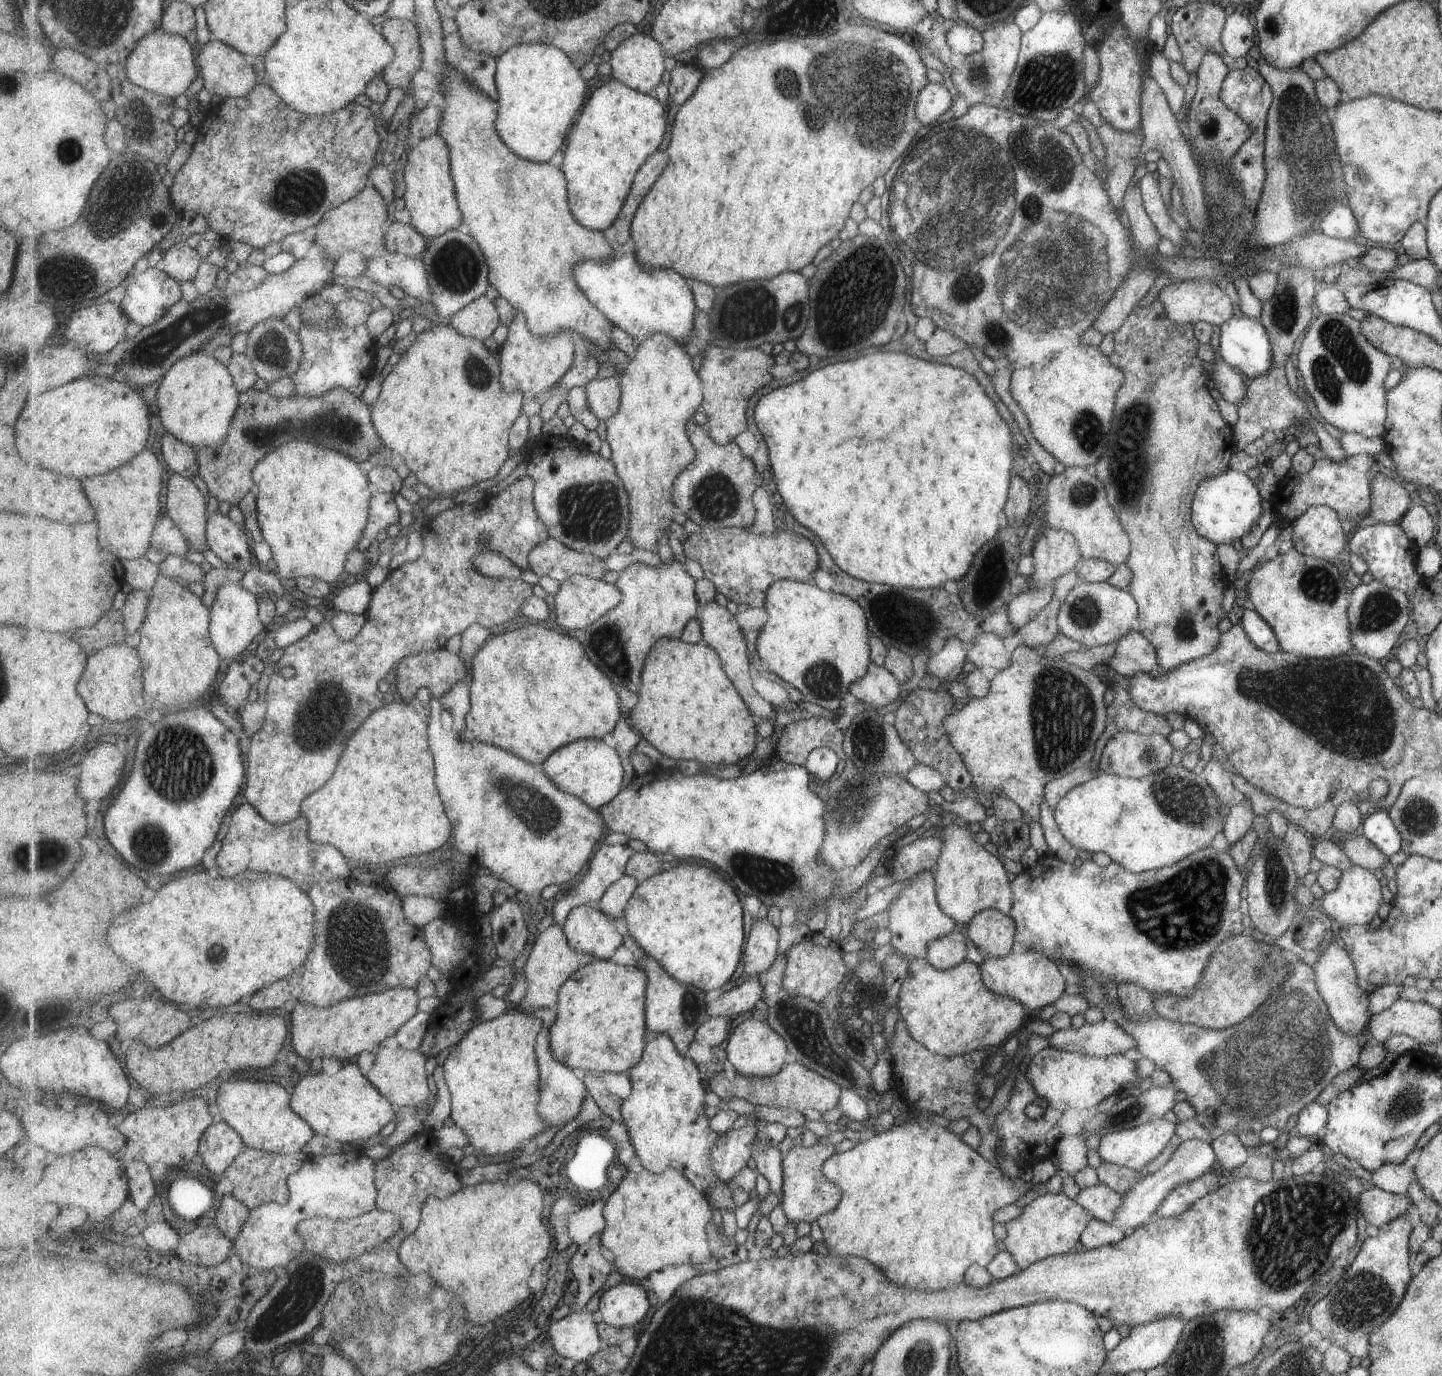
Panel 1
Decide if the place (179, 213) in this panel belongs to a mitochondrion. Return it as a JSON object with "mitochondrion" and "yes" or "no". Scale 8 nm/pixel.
{"mitochondrion":"no"}

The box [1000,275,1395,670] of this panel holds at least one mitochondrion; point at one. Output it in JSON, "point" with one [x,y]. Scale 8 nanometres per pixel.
{"point":[1127,467]}

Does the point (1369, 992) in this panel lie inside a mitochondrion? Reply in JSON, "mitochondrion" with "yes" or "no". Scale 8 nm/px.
{"mitochondrion":"no"}

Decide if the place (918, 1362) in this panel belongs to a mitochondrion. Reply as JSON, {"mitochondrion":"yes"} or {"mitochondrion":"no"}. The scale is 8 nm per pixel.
{"mitochondrion":"yes"}

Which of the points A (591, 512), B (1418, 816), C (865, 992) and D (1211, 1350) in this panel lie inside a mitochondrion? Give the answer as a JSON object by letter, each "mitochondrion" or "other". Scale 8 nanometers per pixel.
{"A":"mitochondrion","B":"mitochondrion","C":"other","D":"mitochondrion"}

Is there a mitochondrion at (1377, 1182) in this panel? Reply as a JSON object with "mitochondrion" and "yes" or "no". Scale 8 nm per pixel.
{"mitochondrion":"no"}

